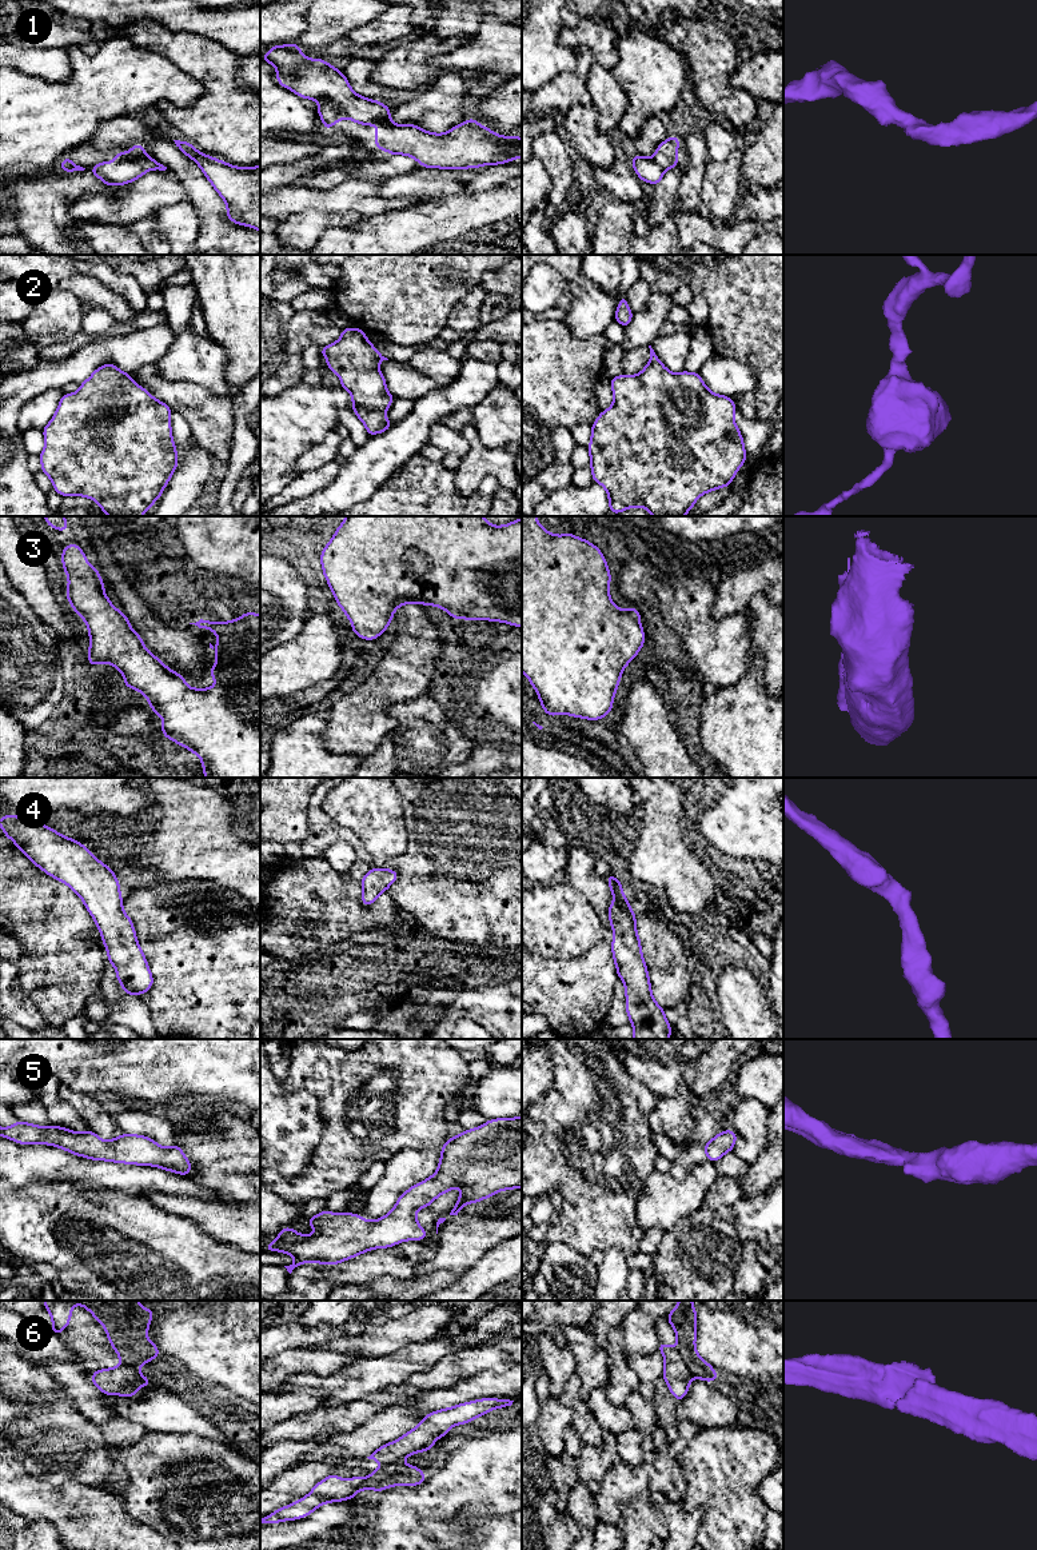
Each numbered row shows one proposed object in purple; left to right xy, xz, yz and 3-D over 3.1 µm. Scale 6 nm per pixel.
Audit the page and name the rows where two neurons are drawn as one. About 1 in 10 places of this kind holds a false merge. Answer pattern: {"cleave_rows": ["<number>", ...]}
{"cleave_rows": []}

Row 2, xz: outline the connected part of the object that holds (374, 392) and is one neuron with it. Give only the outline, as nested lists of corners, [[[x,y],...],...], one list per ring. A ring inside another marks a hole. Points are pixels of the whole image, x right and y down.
[[[343,328],[335,343],[320,348],[327,367],[340,377],[340,387],[352,398],[351,410],[363,422],[370,436],[387,431],[392,423],[386,418],[394,396],[386,387],[379,364],[388,360],[356,328]]]

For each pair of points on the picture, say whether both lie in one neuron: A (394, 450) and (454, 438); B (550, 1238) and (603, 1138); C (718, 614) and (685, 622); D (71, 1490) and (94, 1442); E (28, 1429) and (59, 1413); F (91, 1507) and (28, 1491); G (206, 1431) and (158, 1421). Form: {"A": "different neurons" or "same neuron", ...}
{"A": "different neurons", "B": "same neuron", "C": "different neurons", "D": "different neurons", "E": "same neuron", "F": "same neuron", "G": "same neuron"}

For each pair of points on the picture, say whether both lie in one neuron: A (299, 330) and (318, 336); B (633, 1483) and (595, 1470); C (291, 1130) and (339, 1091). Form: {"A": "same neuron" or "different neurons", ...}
{"A": "same neuron", "B": "different neurons", "C": "different neurons"}

